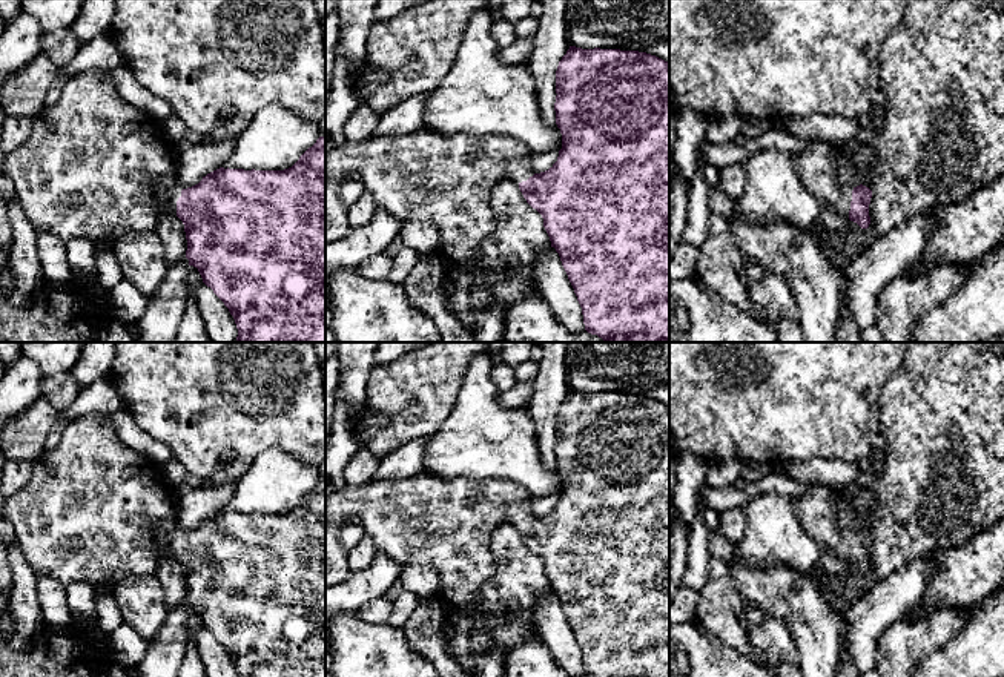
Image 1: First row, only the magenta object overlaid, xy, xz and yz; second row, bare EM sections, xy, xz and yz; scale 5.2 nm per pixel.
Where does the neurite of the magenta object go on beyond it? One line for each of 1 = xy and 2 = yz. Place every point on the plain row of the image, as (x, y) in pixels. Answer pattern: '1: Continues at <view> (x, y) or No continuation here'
1: Continues at xy (89, 510)
2: Continues at yz (817, 513)

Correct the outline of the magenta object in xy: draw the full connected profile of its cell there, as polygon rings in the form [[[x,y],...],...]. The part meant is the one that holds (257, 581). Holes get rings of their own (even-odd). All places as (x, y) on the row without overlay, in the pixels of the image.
[[[94,413],[72,419],[66,425],[55,447],[49,451],[43,451],[32,461],[32,476],[29,482],[5,500],[0,516],[12,525],[17,545],[37,576],[46,574],[64,586],[74,582],[86,582],[95,589],[114,588],[127,576],[155,574],[161,559],[155,540],[155,527],[161,525],[167,530],[170,537],[169,556],[177,559],[184,568],[187,583],[186,602],[189,603],[189,609],[198,613],[203,626],[210,631],[229,652],[238,677],[325,677],[325,481],[319,481],[316,487],[289,513],[244,514],[220,511],[203,520],[198,528],[183,533],[177,525],[175,490],[164,481],[160,467],[157,467],[147,456],[127,447],[118,438],[109,414]]]

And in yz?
[[[817,484],[809,493],[794,497],[794,505],[803,528],[818,543],[823,554],[837,556],[861,573],[867,573],[872,534],[863,528],[849,531],[837,527],[835,508],[840,496],[840,491]]]

